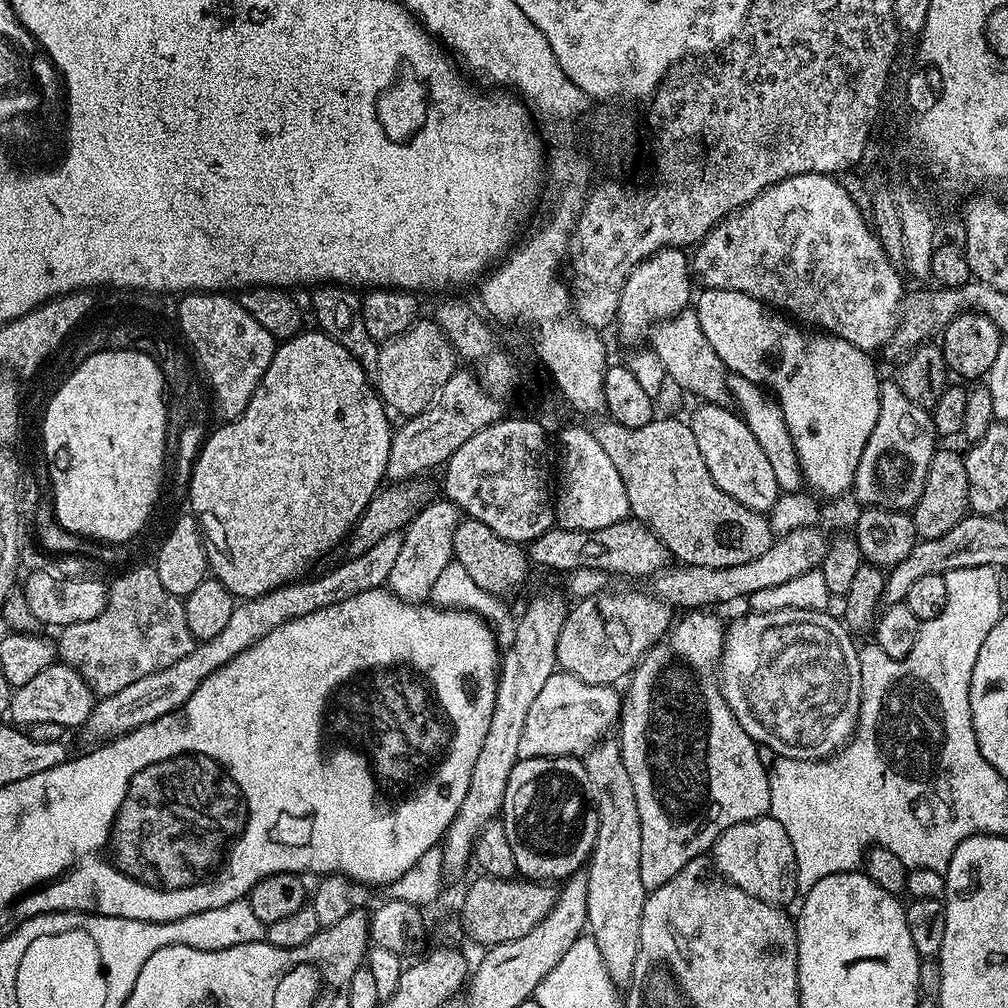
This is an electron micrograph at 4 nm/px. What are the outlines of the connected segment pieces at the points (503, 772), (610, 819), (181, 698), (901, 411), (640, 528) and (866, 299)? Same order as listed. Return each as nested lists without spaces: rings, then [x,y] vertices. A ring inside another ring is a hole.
[[[560,596],[536,597],[525,610],[524,617],[517,622],[508,649],[503,649],[490,730],[486,730],[486,742],[482,742],[478,762],[474,762],[474,774],[470,774],[470,790],[466,790],[466,798],[462,798],[462,806],[452,819],[452,825],[444,833],[442,841],[444,866],[449,873],[460,872],[470,864],[476,835],[484,824],[501,815],[506,782],[510,782],[510,770],[514,770],[518,759],[518,742],[521,741],[522,726],[526,726],[526,714],[530,711],[534,698],[538,698],[542,686],[546,686],[546,678],[550,678],[558,668],[558,634],[562,634],[569,607],[569,601],[564,601]]]
[[[605,738],[596,744],[583,757],[584,769],[586,770],[586,782],[588,783],[588,793],[592,799],[592,804],[596,807],[598,814],[598,830],[596,831],[596,841],[592,847],[592,855],[589,856],[586,865],[588,881],[586,882],[586,914],[588,915],[587,935],[594,938],[599,952],[602,954],[602,962],[606,962],[606,970],[610,973],[610,982],[614,982],[617,988],[624,990],[632,983],[634,974],[634,962],[638,958],[638,942],[642,934],[642,910],[644,909],[644,897],[646,890],[642,886],[642,826],[638,822],[638,802],[634,798],[634,786],[630,782],[630,774],[626,774],[626,762],[622,762],[620,753],[620,742],[616,738]]]
[[[400,532],[386,534],[386,538],[378,538],[366,554],[347,557],[337,568],[316,576],[313,580],[301,578],[295,582],[284,584],[267,592],[265,596],[250,596],[237,603],[230,622],[218,633],[218,638],[199,641],[186,658],[178,658],[174,666],[166,670],[158,670],[154,674],[146,674],[146,678],[138,678],[138,682],[130,682],[118,694],[101,696],[93,703],[92,713],[82,725],[82,733],[92,742],[107,742],[117,736],[125,736],[135,728],[152,724],[158,718],[184,707],[186,698],[202,686],[202,682],[214,670],[226,666],[230,658],[242,654],[242,650],[252,649],[254,642],[266,638],[270,630],[278,630],[282,622],[290,622],[294,618],[302,618],[302,614],[314,614],[314,610],[324,610],[326,606],[334,606],[334,602],[346,602],[346,598],[354,598],[354,594],[362,594],[366,590],[385,587],[390,578],[390,570],[394,570],[394,561],[402,551],[403,535]]]
[[[884,382],[880,386],[880,409],[878,422],[874,430],[870,430],[870,438],[866,438],[866,448],[862,450],[862,458],[858,458],[858,468],[852,479],[851,491],[861,500],[861,505],[873,508],[889,508],[892,512],[908,512],[915,508],[918,498],[922,496],[922,486],[926,486],[926,470],[930,470],[930,458],[938,447],[936,429],[932,426],[932,418],[927,408],[919,408],[902,390],[898,390],[895,382]]]
[[[625,518],[614,526],[602,530],[583,532],[553,526],[548,532],[536,537],[526,548],[527,558],[540,568],[553,568],[556,572],[569,574],[577,568],[596,568],[616,576],[646,576],[652,578],[669,563],[668,547],[639,520]]]
[[[811,172],[762,190],[750,203],[724,217],[695,245],[690,271],[704,288],[750,294],[766,306],[872,354],[875,348],[885,347],[896,333],[906,287],[900,281],[897,265],[880,245],[869,217],[860,213],[855,198],[836,180],[832,174]]]

